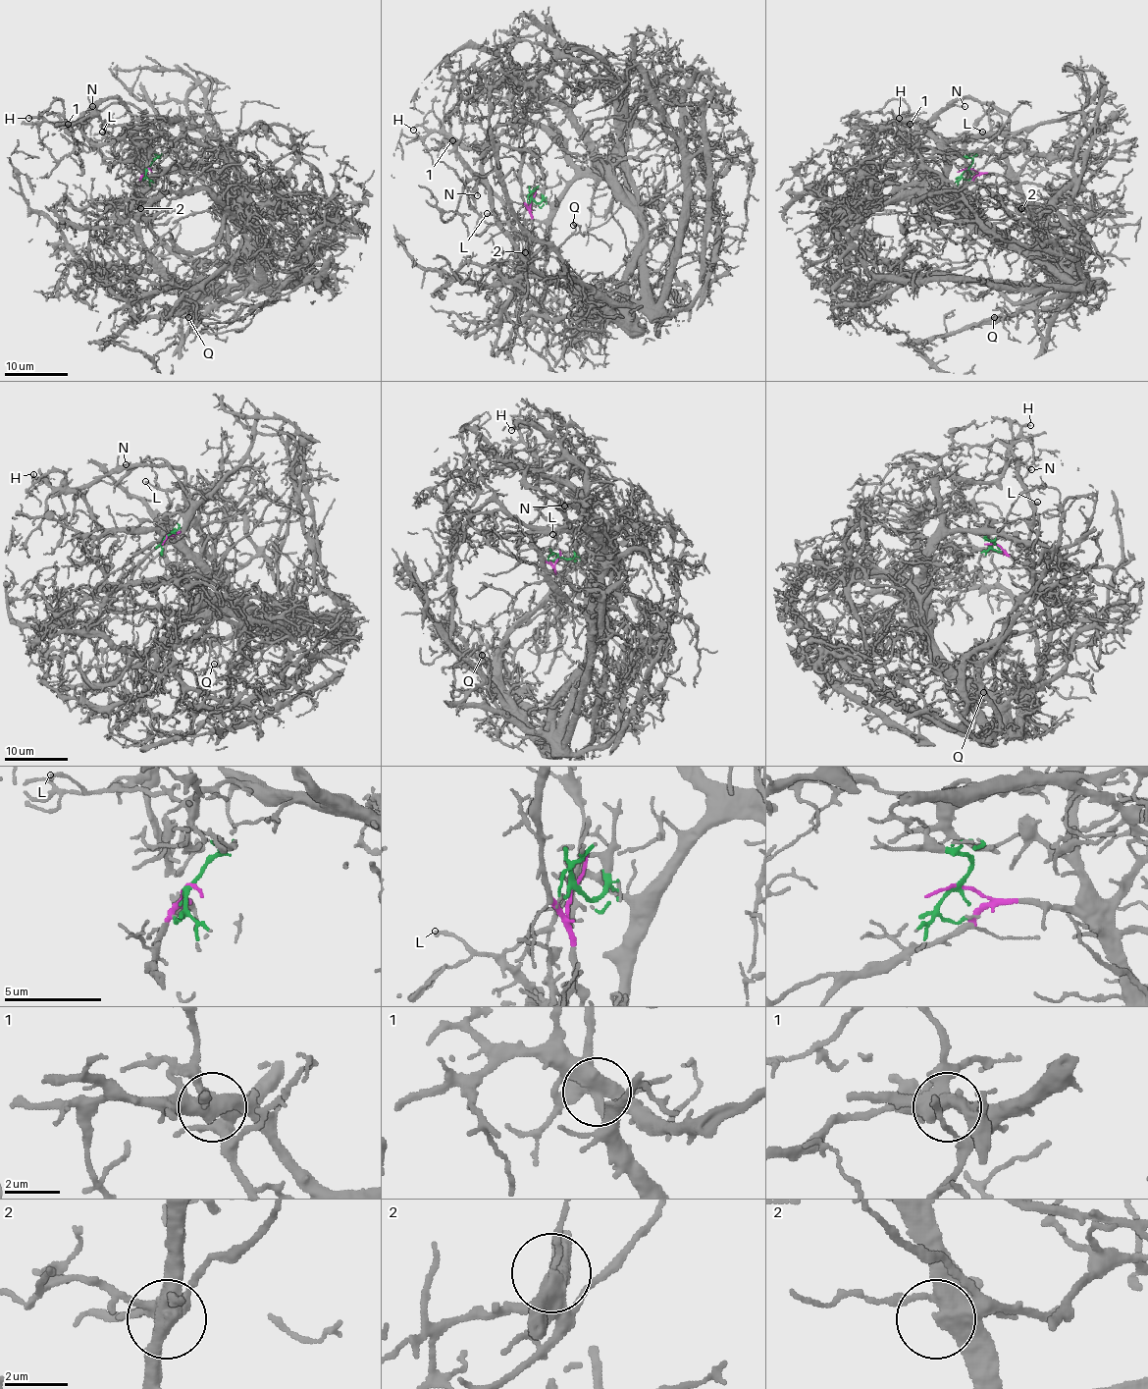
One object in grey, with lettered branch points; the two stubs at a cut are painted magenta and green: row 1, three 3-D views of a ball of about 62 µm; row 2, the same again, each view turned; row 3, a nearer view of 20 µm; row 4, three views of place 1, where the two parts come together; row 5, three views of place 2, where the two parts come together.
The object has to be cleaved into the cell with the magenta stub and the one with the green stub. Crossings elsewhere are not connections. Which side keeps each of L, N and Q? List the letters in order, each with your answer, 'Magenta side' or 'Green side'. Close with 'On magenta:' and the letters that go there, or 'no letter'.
L: Magenta side
N: Magenta side
Q: Magenta side
On magenta: L, N, Q

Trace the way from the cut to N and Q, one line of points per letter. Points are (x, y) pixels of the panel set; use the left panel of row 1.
N: (146, 168), (146, 174), (133, 144), (132, 117), (115, 98), (102, 98), (92, 106)
Q: (146, 168), (138, 232), (143, 250), (183, 290), (184, 296), (174, 312), (191, 312), (194, 315), (187, 317)

